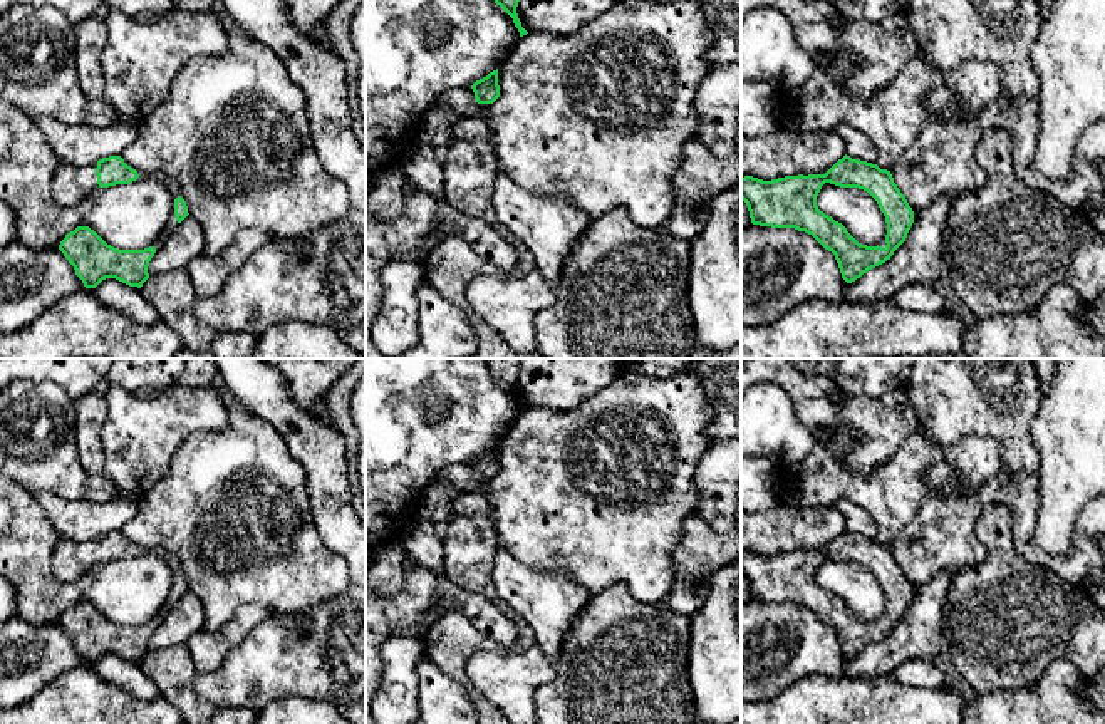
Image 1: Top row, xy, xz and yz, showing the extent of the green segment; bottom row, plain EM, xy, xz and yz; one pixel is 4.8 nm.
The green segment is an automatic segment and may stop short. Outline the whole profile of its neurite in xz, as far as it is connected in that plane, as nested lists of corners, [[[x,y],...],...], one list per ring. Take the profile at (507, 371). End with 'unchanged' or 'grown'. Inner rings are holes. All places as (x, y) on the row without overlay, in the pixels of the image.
[[[486,359],[490,370],[495,379],[500,380],[511,394],[515,402],[520,407],[520,412],[528,407],[521,402],[521,397],[516,389],[516,382],[520,377],[520,360],[518,359]]] | unchanged

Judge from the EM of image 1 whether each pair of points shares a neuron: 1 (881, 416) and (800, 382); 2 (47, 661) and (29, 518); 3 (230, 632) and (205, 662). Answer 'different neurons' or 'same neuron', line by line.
1: same neuron
2: different neurons
3: same neuron

